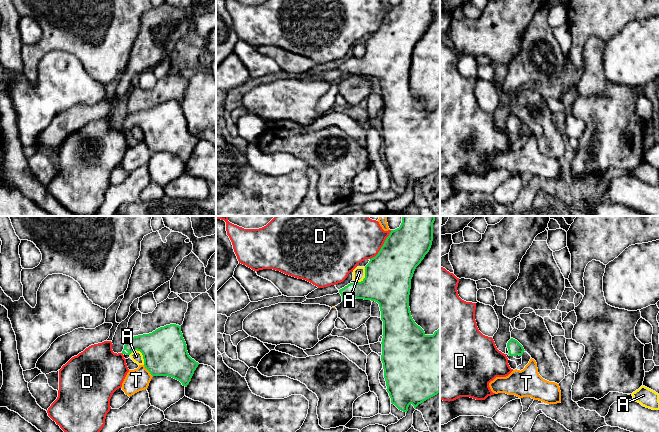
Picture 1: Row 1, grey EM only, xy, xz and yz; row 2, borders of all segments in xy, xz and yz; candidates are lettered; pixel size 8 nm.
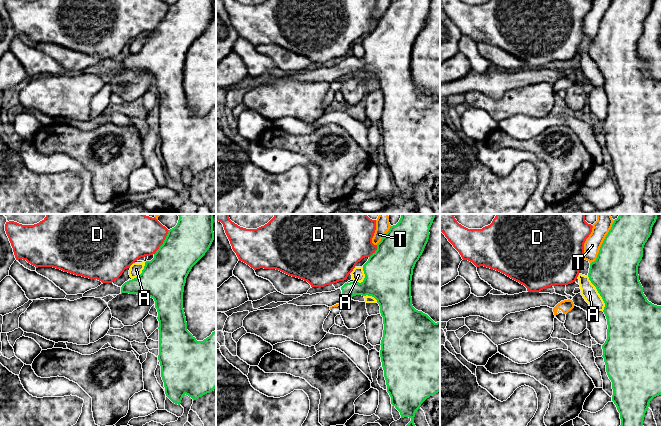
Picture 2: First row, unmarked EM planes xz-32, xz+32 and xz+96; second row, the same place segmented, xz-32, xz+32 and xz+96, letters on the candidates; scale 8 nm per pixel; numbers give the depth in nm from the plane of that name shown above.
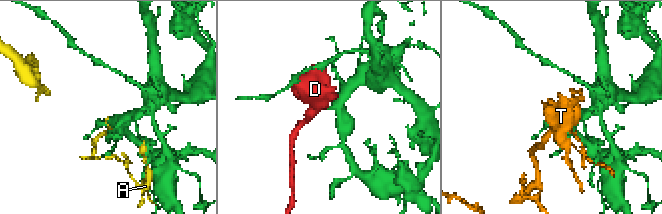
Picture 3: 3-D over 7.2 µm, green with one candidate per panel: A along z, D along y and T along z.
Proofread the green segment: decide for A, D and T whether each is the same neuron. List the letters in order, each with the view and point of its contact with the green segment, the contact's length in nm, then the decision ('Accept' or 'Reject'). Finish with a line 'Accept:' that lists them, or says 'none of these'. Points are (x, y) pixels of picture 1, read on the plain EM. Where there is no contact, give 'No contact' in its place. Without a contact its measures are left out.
A: Touches green at xy (141, 128). Shared border 150 nm. Reject
D: Touches green at xz (383, 21). Shared border 300 nm. Reject
T: Touches green at xy (148, 146). Shared border 120 nm. Reject
Accept: none of these

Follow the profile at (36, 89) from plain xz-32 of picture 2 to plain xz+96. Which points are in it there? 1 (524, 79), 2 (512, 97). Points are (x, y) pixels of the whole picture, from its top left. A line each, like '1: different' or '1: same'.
1: different
2: same

